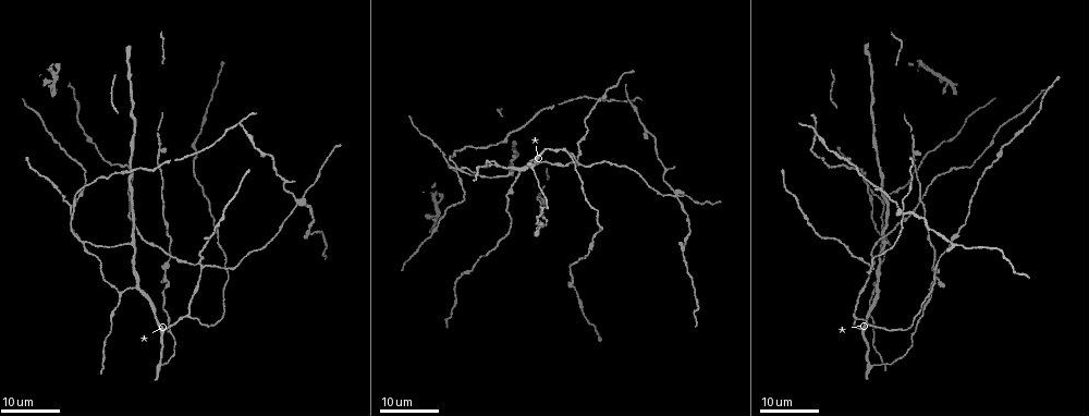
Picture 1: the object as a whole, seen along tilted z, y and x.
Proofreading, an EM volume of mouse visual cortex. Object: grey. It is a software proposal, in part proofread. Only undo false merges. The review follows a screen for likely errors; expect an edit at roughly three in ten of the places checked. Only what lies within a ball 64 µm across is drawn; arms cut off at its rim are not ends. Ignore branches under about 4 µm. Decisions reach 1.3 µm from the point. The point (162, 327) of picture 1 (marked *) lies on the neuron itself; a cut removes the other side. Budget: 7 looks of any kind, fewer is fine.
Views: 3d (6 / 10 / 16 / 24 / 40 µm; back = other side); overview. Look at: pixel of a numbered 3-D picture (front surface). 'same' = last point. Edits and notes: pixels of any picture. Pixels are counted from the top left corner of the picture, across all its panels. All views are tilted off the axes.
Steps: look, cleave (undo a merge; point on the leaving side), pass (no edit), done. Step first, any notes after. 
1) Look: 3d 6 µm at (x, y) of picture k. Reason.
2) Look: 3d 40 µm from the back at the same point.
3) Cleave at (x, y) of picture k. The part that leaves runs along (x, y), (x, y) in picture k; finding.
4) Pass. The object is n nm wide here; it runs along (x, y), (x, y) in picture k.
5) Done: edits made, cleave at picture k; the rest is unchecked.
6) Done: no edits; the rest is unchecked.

Look: 3d 24 µm at (219, 233) of picture 1. Thick turns thin.

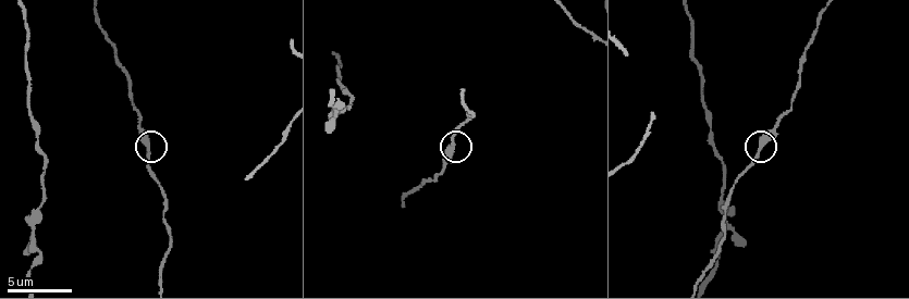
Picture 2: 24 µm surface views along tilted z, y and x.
Look: 3d 10 µm at (760, 147) of picture 2. Zoom in.

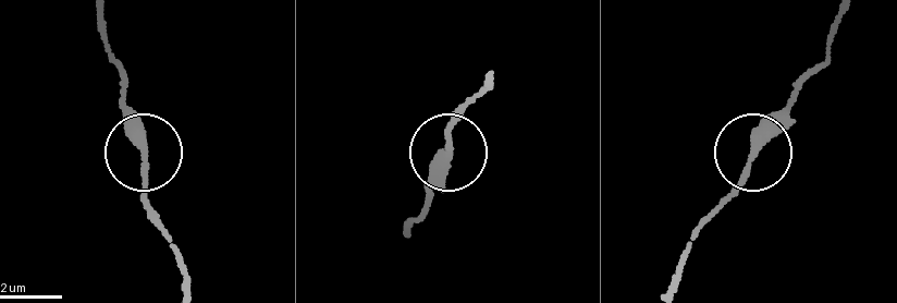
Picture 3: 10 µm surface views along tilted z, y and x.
Look: 3d 10 µm from the back at (448, 155) of picture 3. Other side.

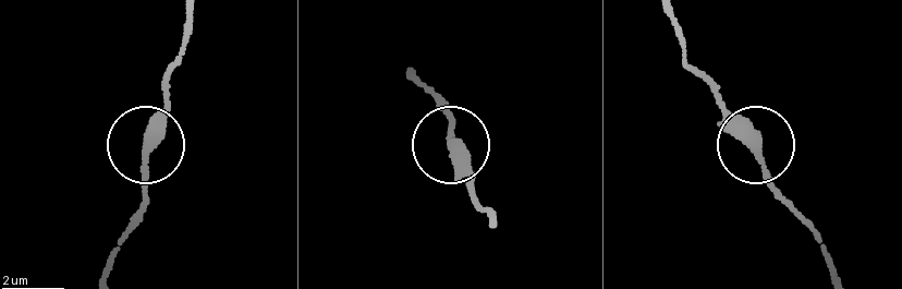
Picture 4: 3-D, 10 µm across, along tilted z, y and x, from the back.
Pass. The object is 290 nm wide here; it runs along (106, 278), (118, 238), (141, 205), (142, 148), (163, 86) in picture 4; all the same neuron.

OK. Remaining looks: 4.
Look: 3d 16 µm at (133, 140) of picture 1. Thick turns thin.

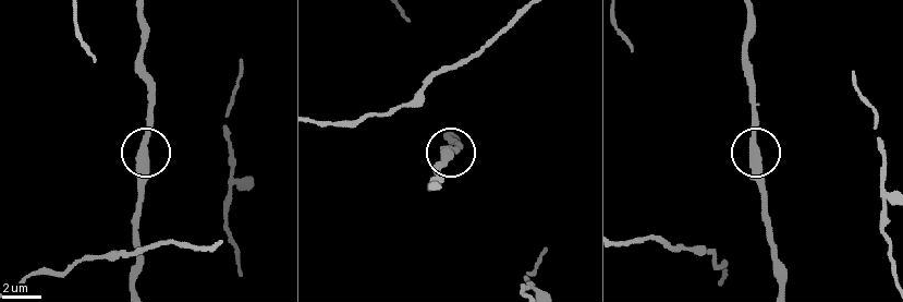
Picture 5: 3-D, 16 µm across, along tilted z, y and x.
Look: 3d 6 µm at (145, 146) of picture 5. Zoom in.

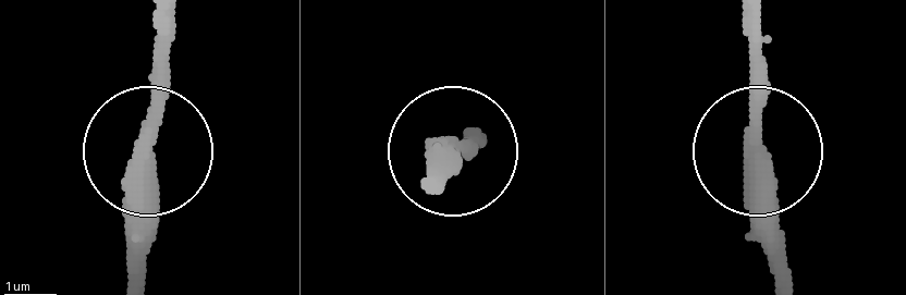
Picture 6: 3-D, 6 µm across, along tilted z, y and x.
Pass. The object is 380 nm wide here; it runs along (135, 280), (151, 22) in picture 6; continuous, no second neuron.

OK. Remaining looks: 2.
Look: 3d 16 µm at (675, 194) of picture 1. Four-way junction.

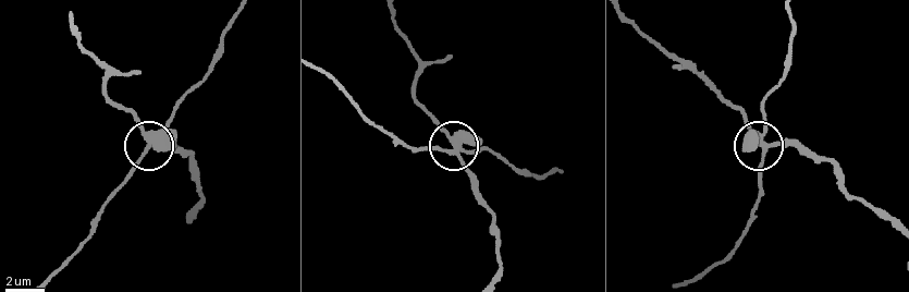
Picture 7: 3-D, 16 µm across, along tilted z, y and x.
Look: 3d 6 µm at (767, 145) of picture 7.

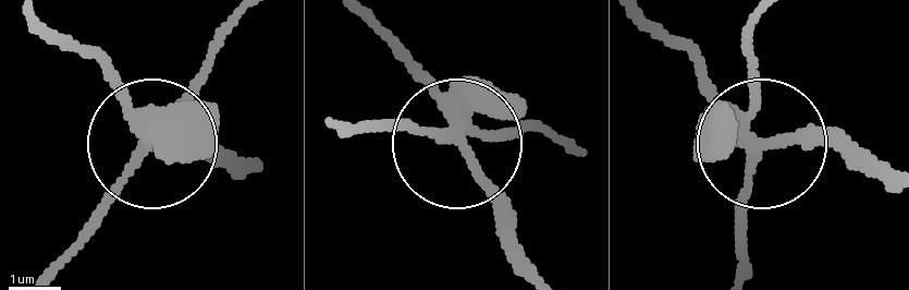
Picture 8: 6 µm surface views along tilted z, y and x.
Cleave at (123, 85) of picture 8. The side arm is 29 µm long; 4 arms meet here; a second neuron is stuck on.

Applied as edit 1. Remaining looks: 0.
Done: edits made, cleave at picture 8; the rest is unchecked.

